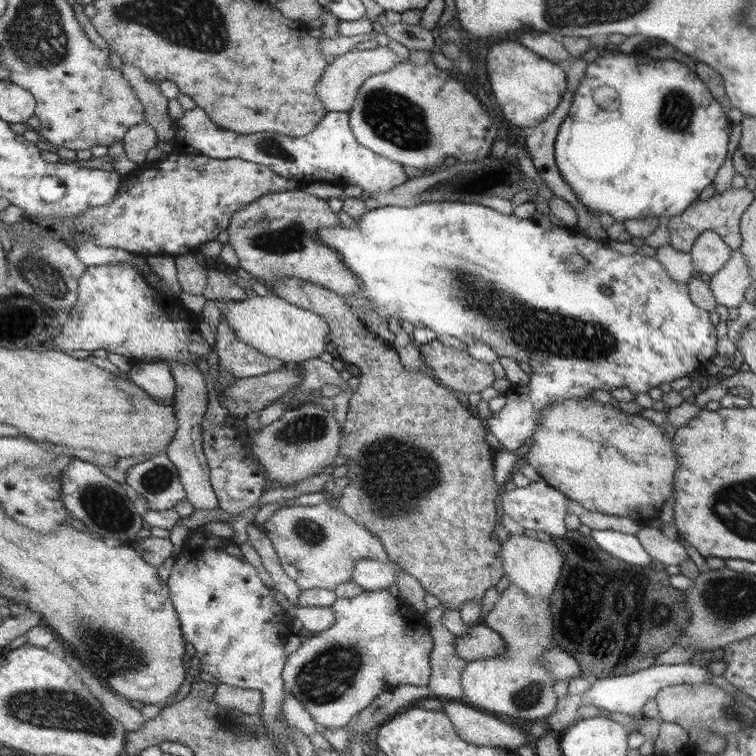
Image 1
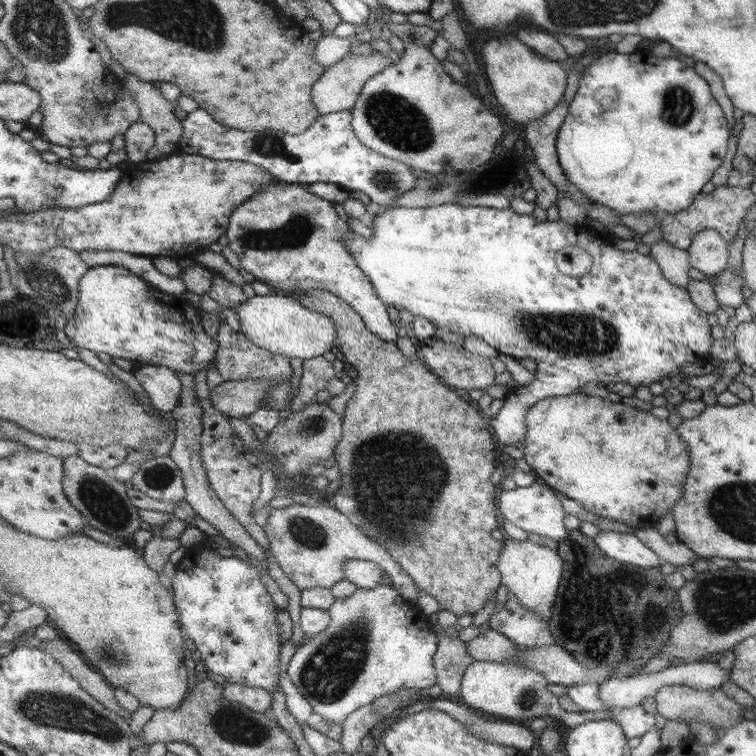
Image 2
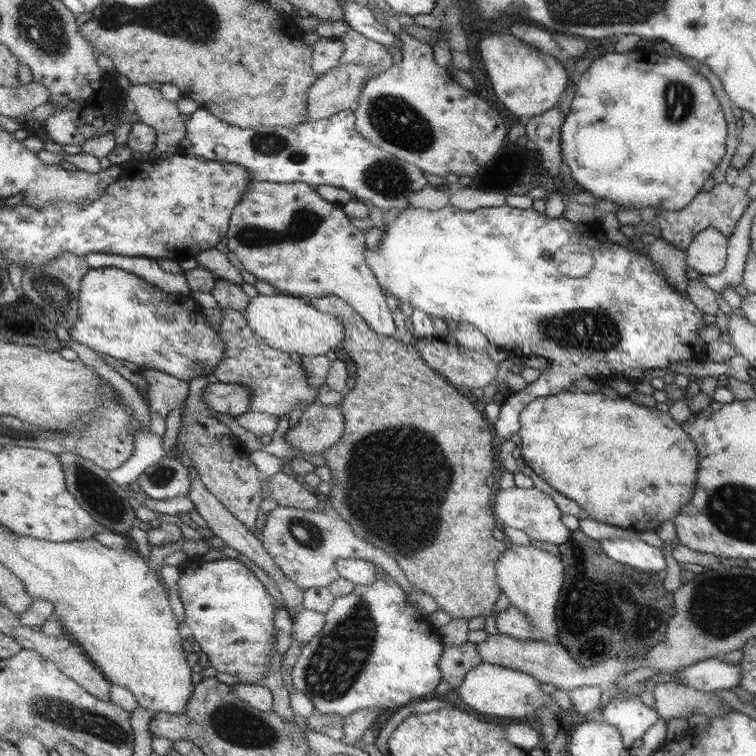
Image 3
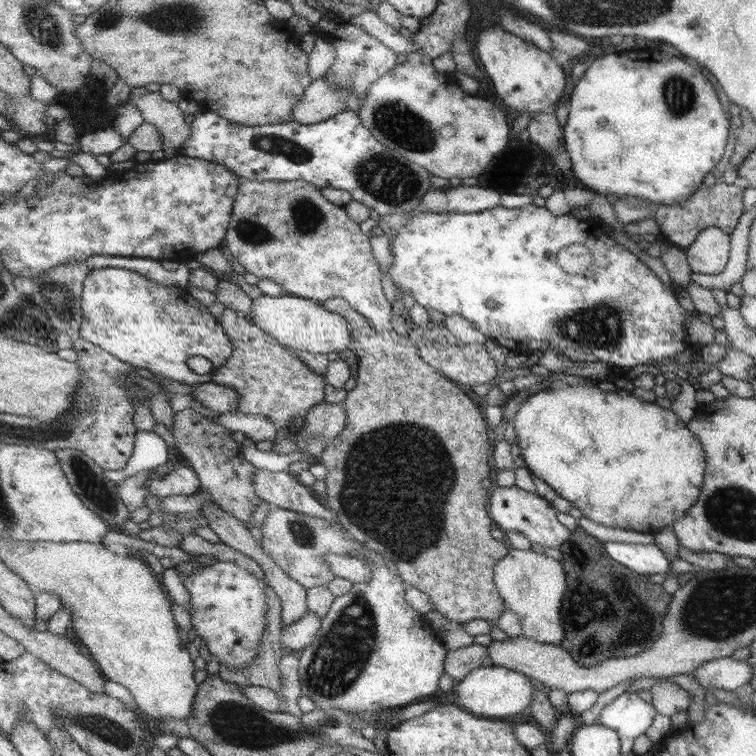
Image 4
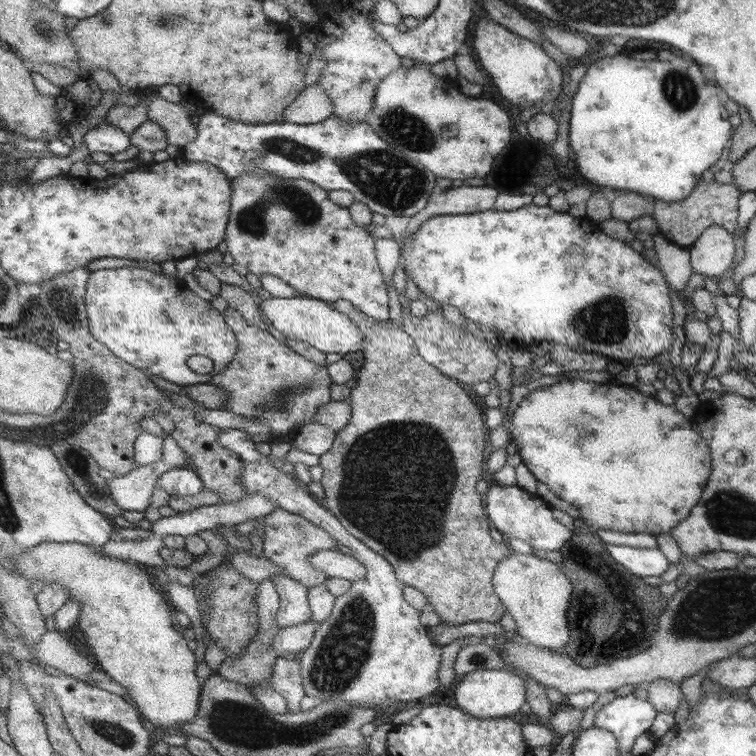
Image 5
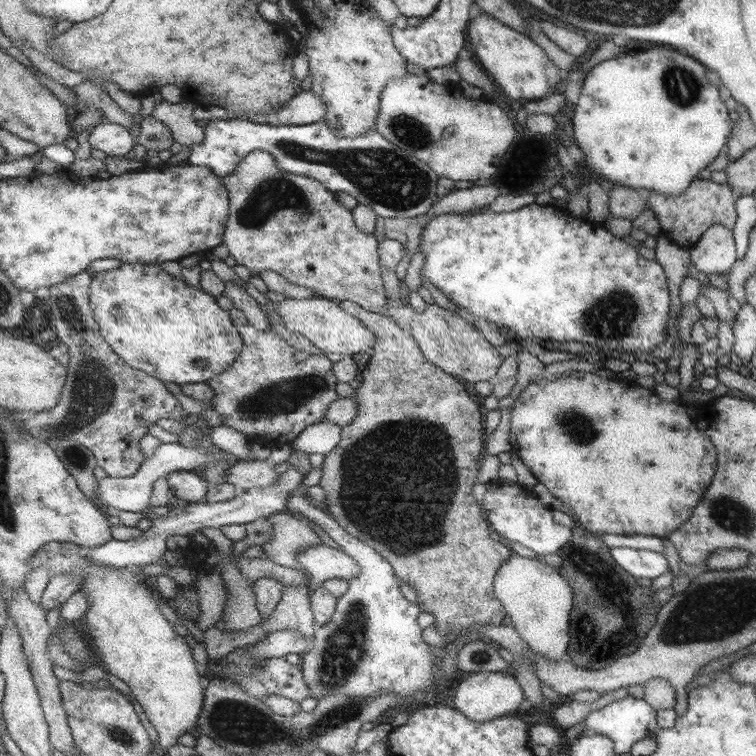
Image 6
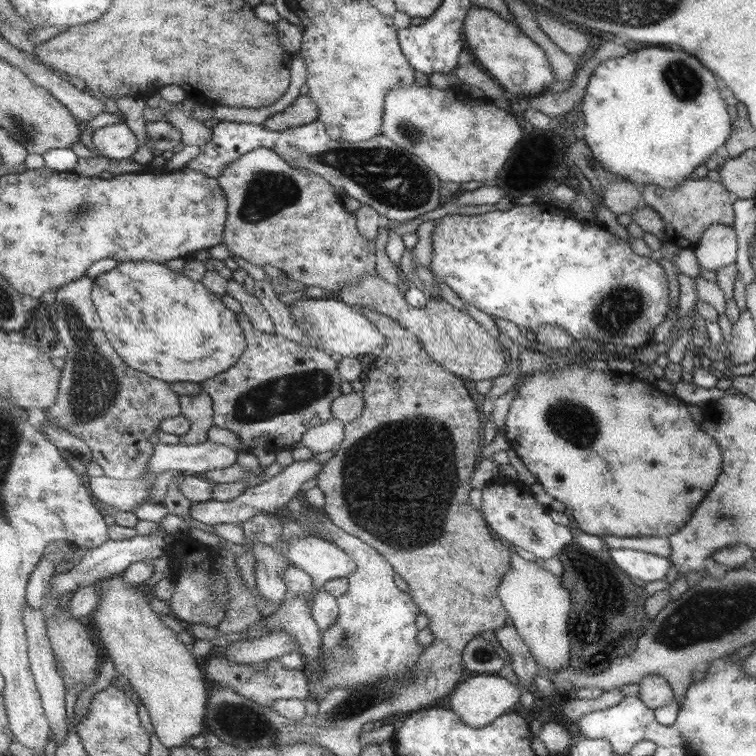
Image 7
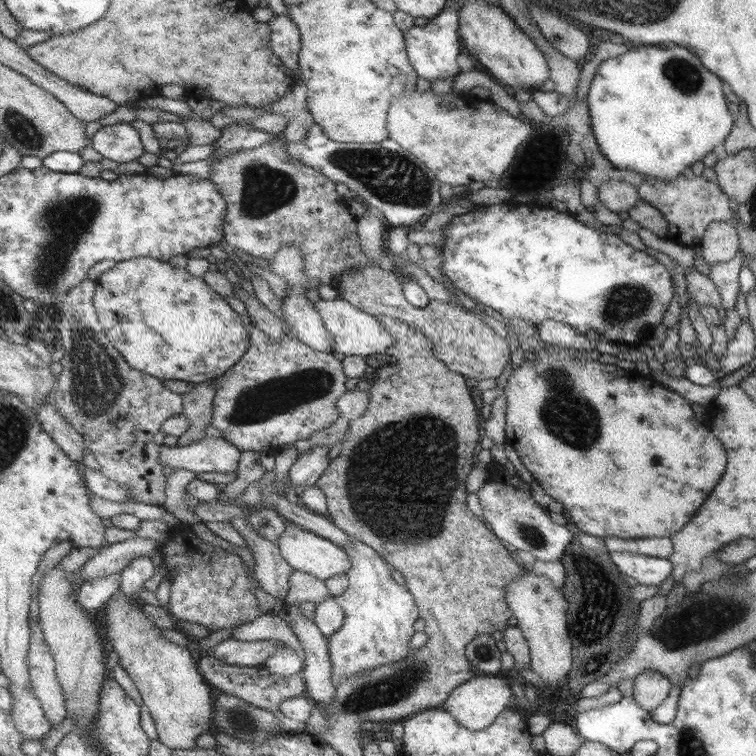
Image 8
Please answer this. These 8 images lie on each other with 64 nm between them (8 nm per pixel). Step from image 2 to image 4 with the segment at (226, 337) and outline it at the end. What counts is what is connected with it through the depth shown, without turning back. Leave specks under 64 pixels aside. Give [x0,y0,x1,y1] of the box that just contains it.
[212,309,326,429]

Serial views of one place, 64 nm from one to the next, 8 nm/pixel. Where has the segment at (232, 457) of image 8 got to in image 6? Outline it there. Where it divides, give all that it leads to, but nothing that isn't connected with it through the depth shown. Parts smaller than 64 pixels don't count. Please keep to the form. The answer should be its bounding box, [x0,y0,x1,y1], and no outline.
[99,442,226,513]

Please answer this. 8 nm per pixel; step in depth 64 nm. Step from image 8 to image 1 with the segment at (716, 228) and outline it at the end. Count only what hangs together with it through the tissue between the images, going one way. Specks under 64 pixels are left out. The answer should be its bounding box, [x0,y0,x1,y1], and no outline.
[691,231,731,278]

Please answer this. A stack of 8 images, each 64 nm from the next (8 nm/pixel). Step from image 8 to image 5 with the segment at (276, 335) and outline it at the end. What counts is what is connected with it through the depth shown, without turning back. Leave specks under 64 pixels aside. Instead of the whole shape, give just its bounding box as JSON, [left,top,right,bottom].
[216,283,264,327]

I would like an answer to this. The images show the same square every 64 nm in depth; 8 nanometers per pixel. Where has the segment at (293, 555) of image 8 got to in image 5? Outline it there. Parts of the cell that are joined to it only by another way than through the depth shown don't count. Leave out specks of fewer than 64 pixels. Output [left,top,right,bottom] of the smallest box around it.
[311,549,367,584]

